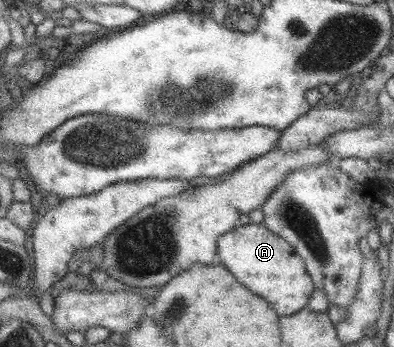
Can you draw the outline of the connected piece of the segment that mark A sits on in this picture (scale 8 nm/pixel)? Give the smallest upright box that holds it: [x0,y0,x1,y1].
[218,222,315,317]

